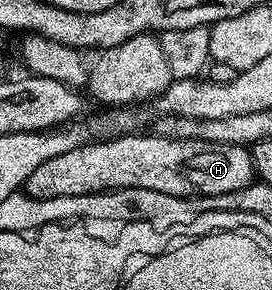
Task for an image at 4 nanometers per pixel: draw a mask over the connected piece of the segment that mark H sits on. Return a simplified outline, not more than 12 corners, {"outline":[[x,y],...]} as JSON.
{"outline":[[119,135],[32,169],[33,199],[131,187],[181,199],[255,182],[245,146]]}

